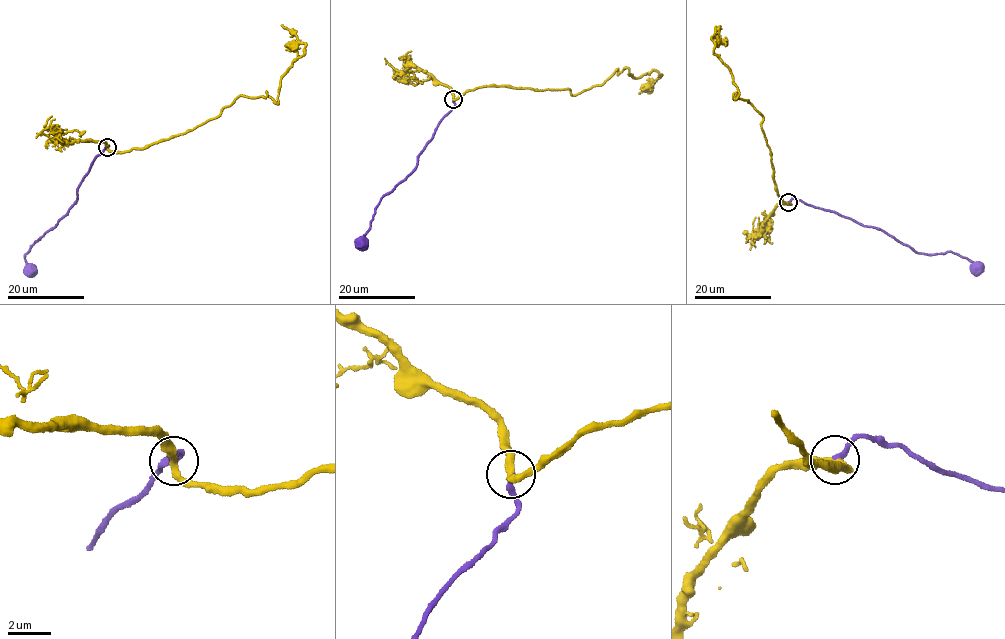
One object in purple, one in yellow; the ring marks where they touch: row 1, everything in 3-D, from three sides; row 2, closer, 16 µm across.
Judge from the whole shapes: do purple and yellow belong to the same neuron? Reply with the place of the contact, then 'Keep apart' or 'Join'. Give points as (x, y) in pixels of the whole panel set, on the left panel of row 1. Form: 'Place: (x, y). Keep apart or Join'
Place: (107, 147). Join

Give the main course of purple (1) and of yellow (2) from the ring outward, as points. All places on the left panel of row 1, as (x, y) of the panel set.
1: (107, 146), (94, 159), (77, 189), (76, 202), (26, 253), (25, 261), (31, 270)
2: (107, 147), (128, 151), (192, 130), (241, 95), (266, 91), (277, 104), (281, 80), (305, 46), (281, 24)

